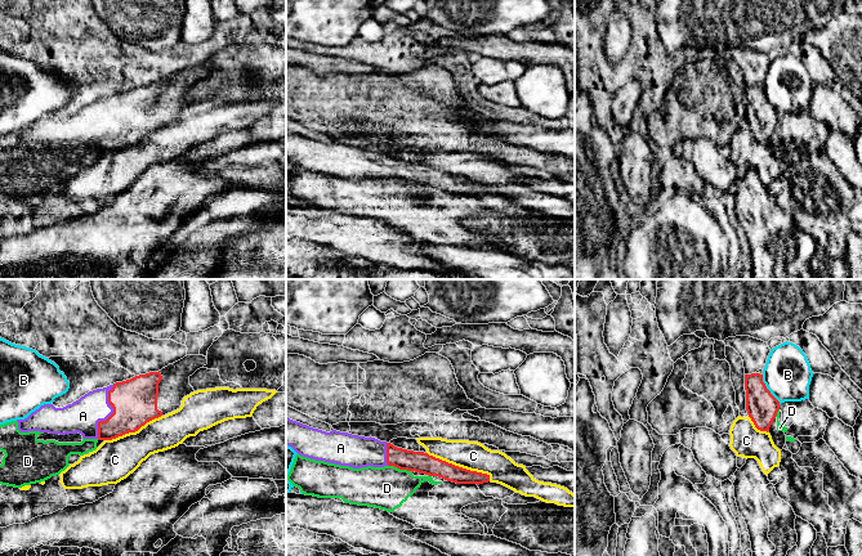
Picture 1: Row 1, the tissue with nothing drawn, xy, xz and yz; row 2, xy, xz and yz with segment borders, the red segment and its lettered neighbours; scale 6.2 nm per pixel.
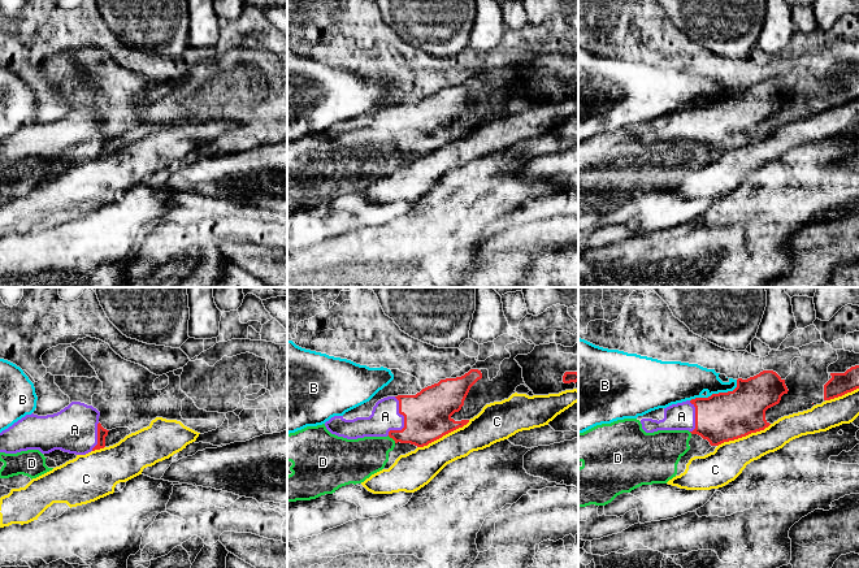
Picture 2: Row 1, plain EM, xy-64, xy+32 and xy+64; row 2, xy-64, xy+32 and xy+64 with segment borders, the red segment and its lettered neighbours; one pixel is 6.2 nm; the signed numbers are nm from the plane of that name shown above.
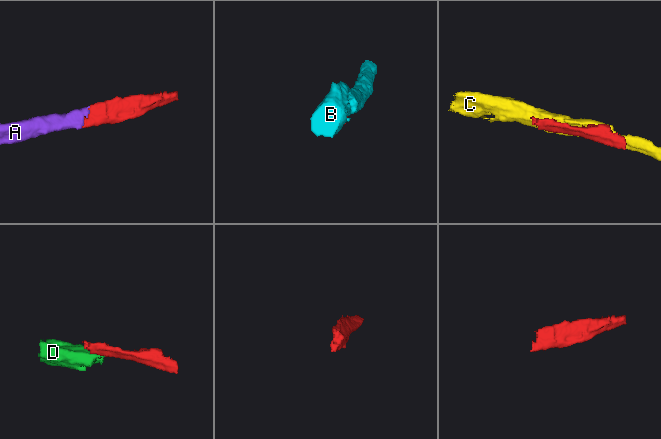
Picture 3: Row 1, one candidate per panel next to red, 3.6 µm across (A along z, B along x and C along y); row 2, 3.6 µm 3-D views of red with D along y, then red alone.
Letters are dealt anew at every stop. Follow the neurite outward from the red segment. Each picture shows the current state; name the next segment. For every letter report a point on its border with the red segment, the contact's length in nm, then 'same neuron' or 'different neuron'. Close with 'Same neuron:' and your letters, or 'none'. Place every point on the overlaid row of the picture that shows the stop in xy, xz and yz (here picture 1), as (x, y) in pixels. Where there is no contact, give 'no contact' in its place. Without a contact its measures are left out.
A: meets red in xy at (112, 413); contact 360 nm long; same neuron
B: meets red in yz at (767, 389); contact 220 nm long; different neuron
C: meets red in xz at (460, 467); contact 440 nm long; different neuron
D: meets red in xz at (401, 469); contact 170 nm long; different neuron
Same neuron: A

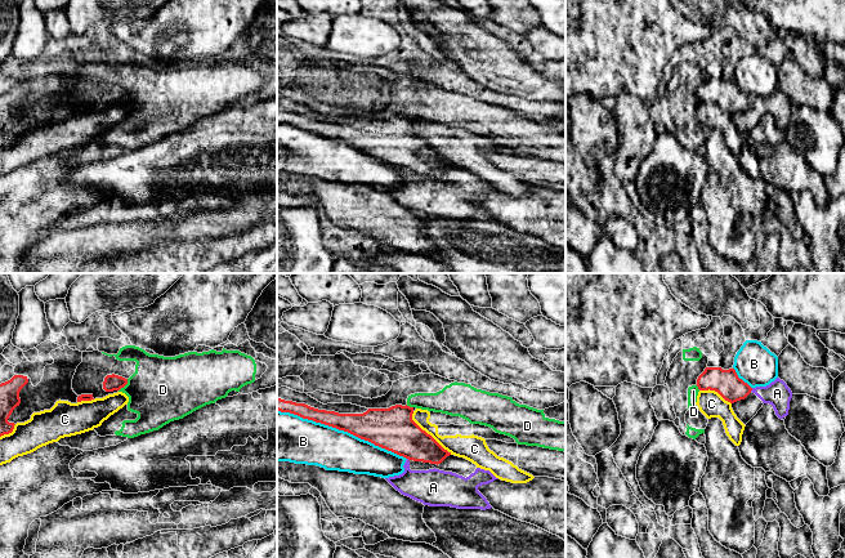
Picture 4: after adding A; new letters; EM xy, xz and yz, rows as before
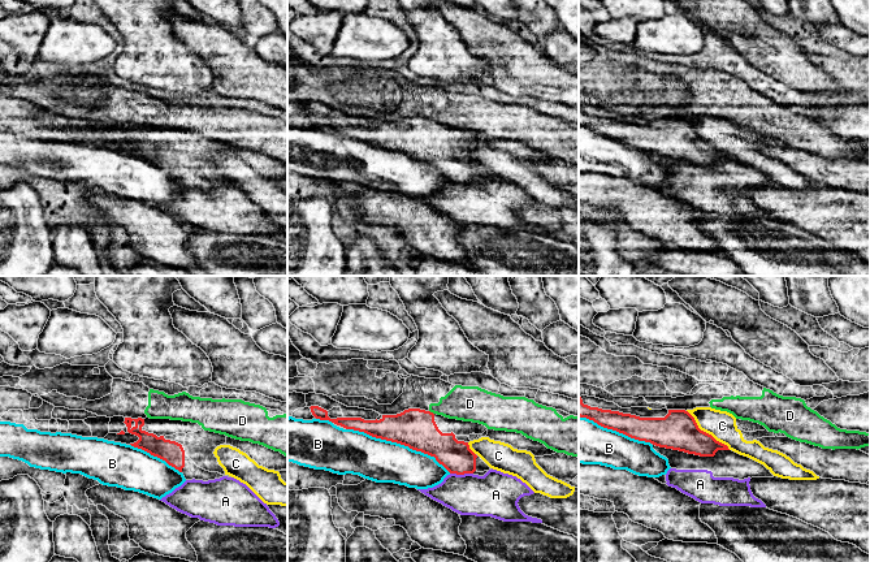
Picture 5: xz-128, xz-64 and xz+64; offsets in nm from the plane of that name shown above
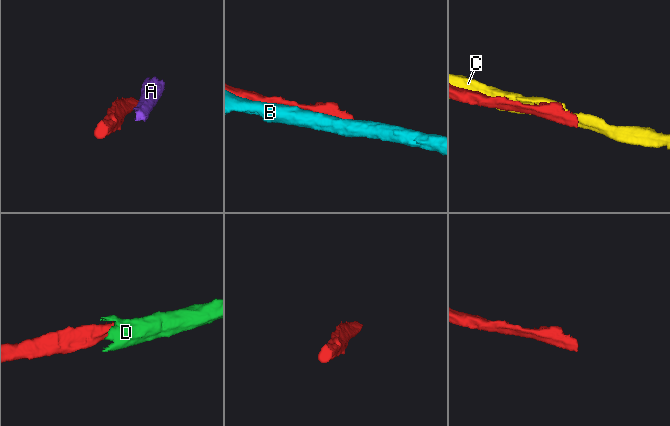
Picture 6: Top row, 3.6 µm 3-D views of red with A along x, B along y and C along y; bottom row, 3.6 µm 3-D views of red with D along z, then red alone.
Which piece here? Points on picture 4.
A: meets red in yz at (751, 389); contact 30 nm long; different neuron
B: meets red in xz at (341, 429); contact 850 nm long; different neuron
C: meets red in xz at (427, 433); contact 360 nm long; different neuron
D: meets red in xy at (124, 385); contact 100 nm long; different neuron
Same neuron: none

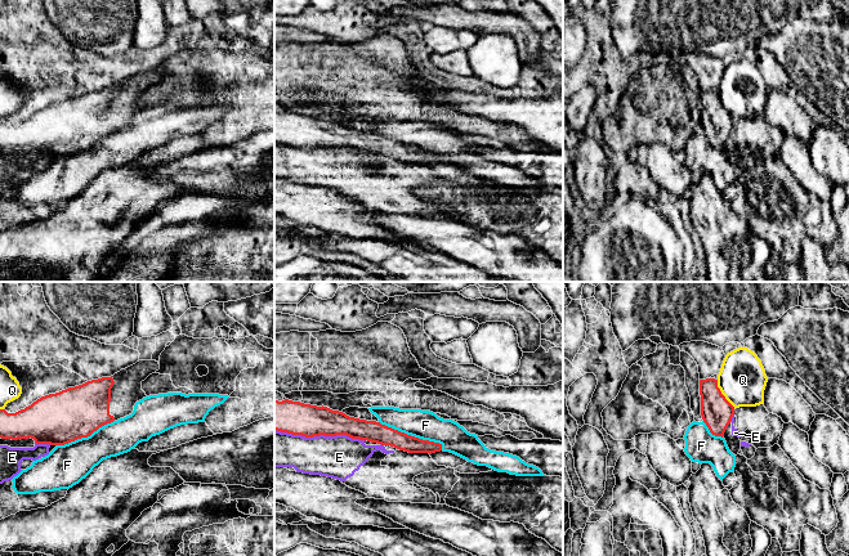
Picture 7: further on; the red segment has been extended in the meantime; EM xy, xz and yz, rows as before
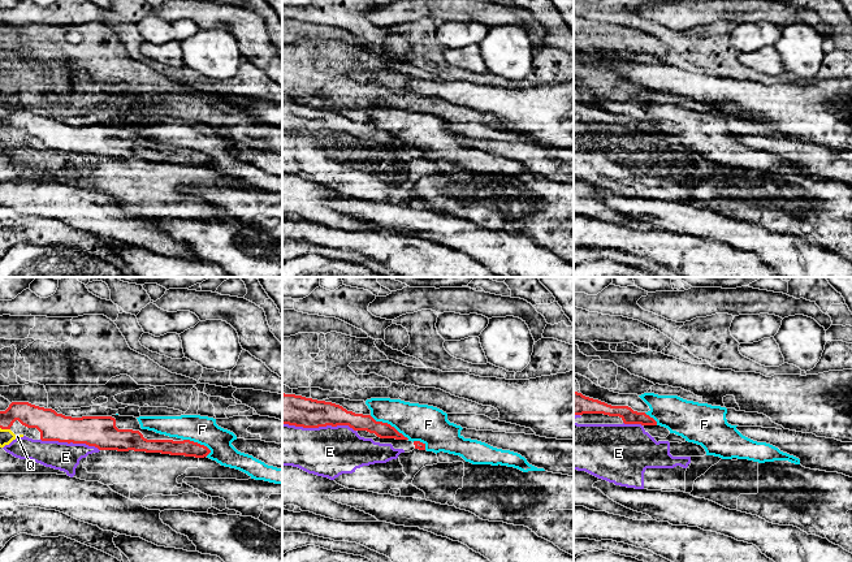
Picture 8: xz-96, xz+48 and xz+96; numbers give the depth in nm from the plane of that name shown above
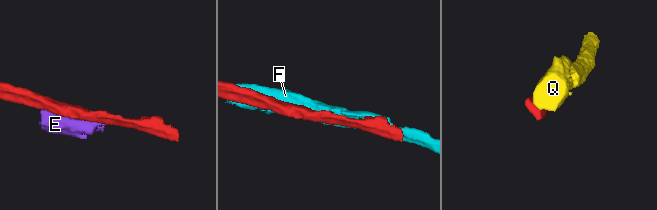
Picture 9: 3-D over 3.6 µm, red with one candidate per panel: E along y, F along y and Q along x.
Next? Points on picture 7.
E: meets red in xz at (320, 434); contact 550 nm long; different neuron
F: meets red in xz at (412, 436); contact 440 nm long; different neuron
Q: meets red in yz at (722, 394); contact 220 nm long; different neuron
Same neuron: none

